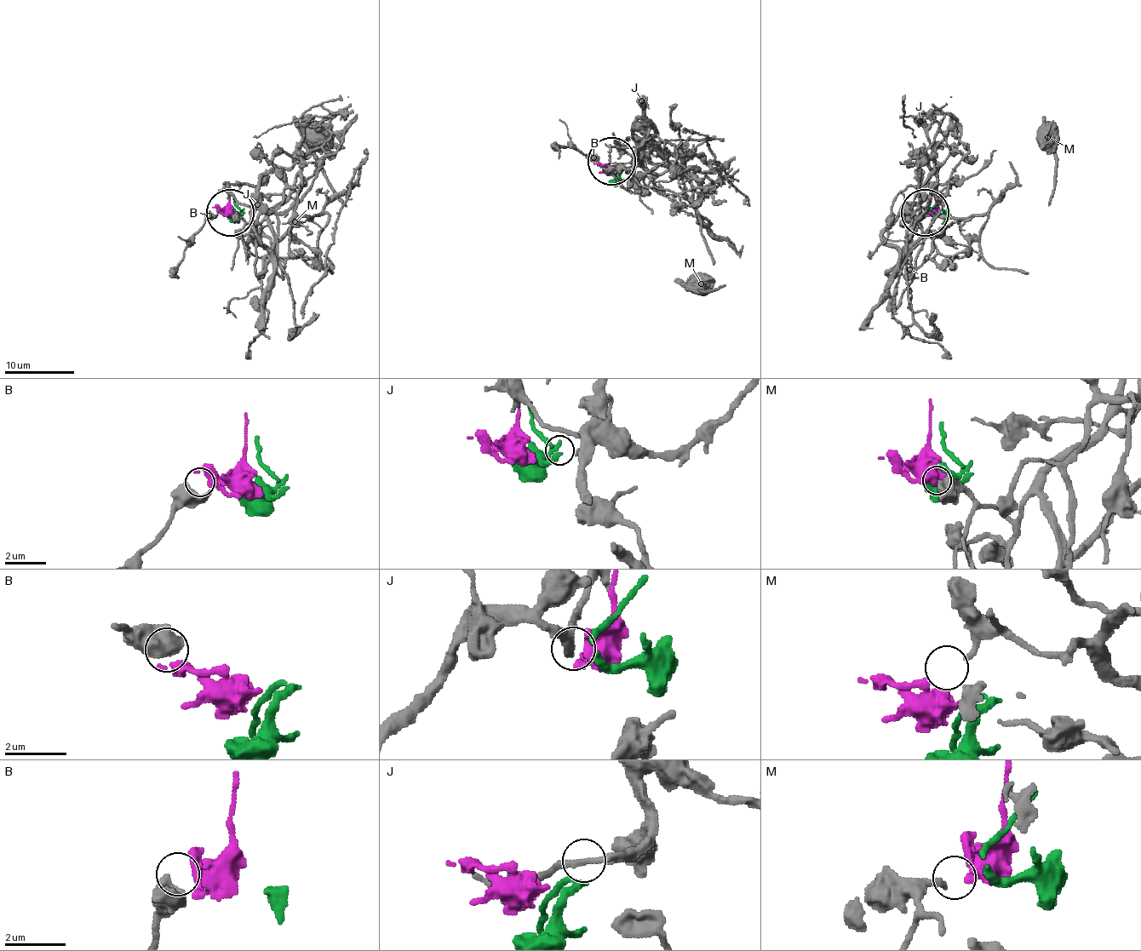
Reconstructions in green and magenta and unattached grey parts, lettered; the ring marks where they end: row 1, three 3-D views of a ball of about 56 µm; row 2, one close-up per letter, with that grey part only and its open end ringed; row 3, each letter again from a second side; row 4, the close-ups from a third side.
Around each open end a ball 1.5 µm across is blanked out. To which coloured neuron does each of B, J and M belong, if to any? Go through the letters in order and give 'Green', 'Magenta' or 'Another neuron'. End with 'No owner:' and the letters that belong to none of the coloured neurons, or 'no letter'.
B: Another neuron
J: Green
M: Magenta
No owner: B

